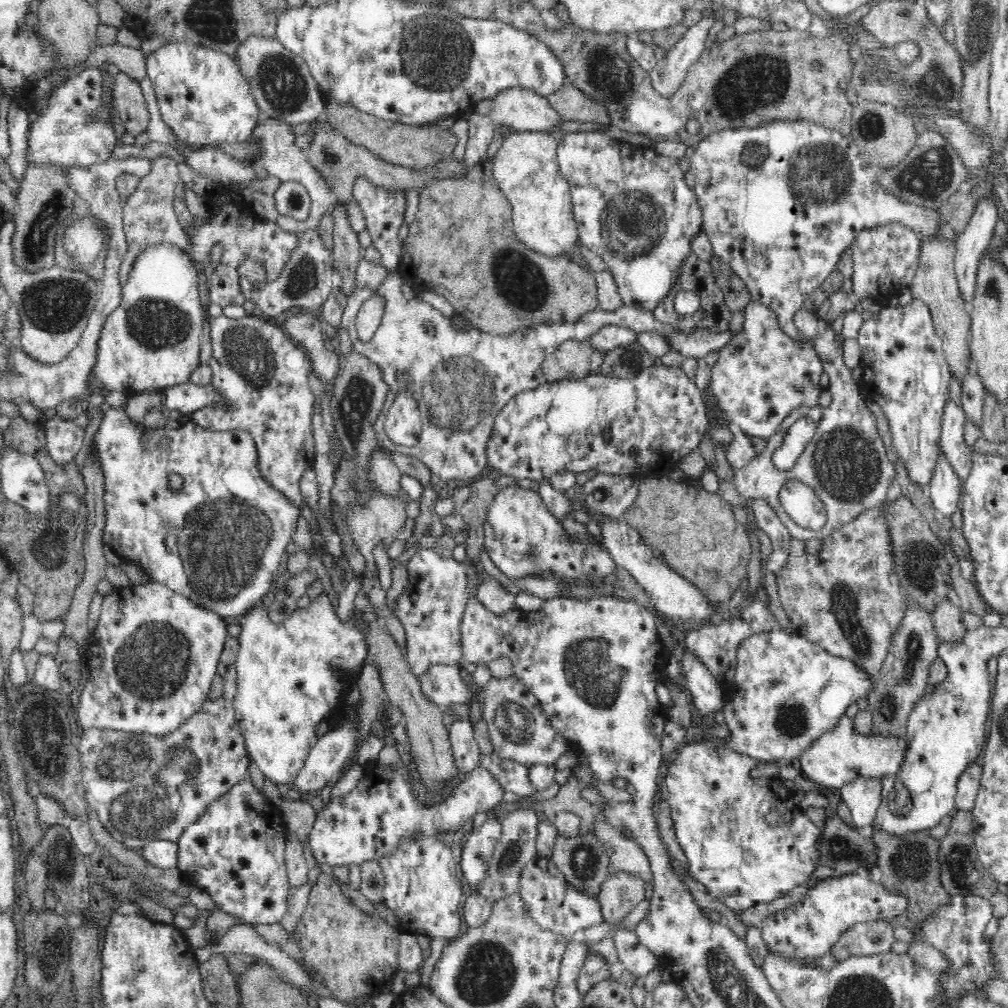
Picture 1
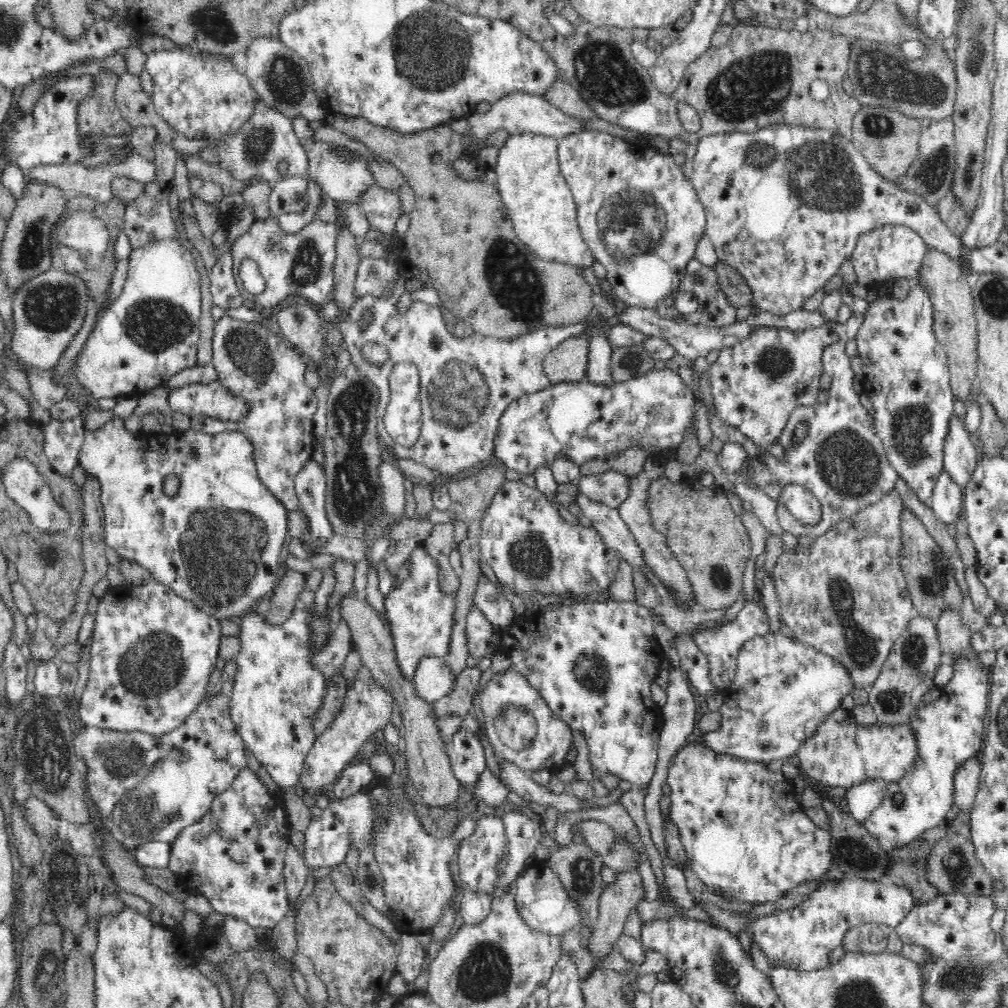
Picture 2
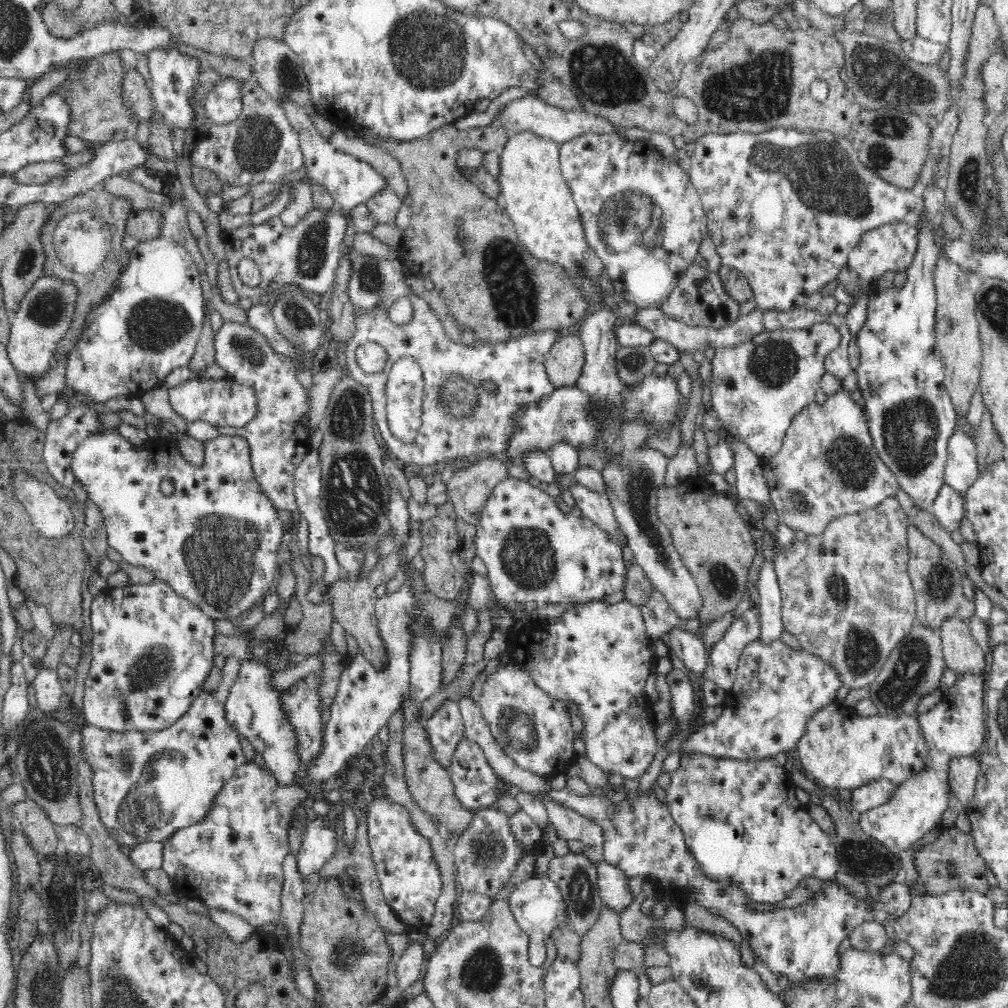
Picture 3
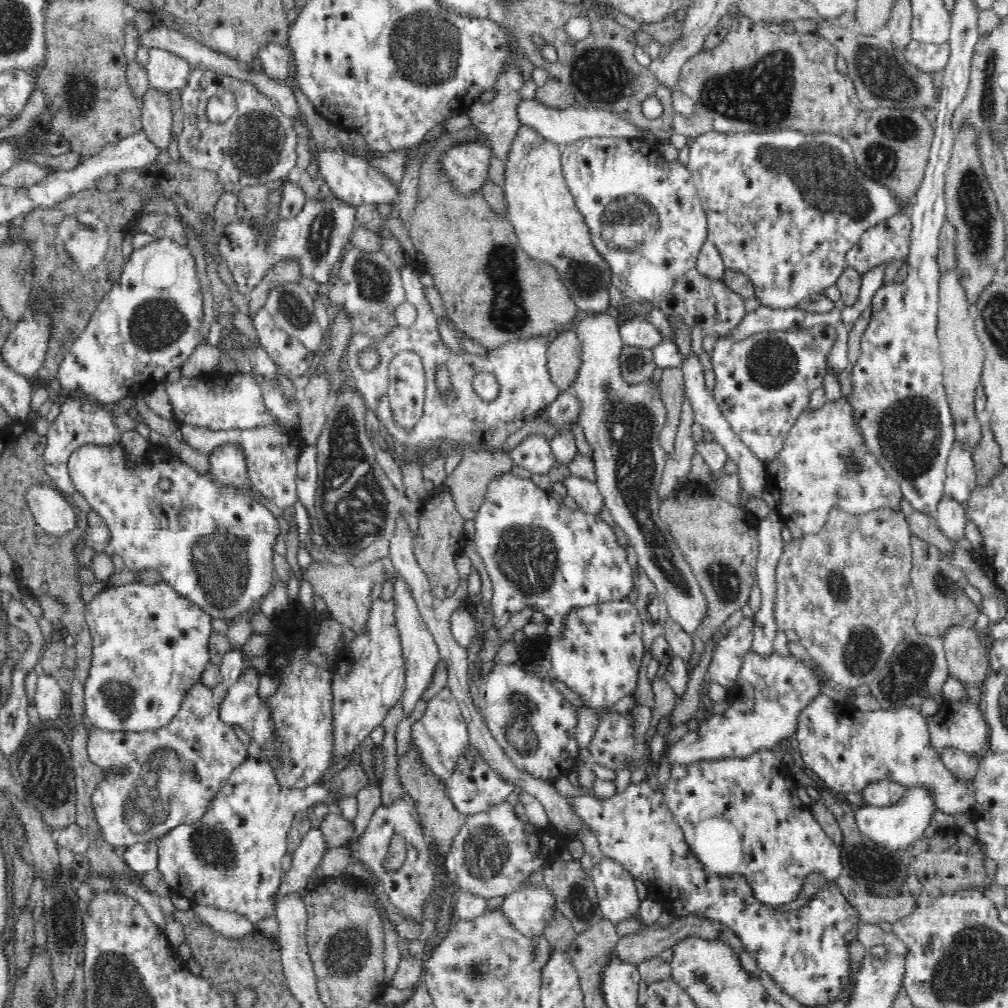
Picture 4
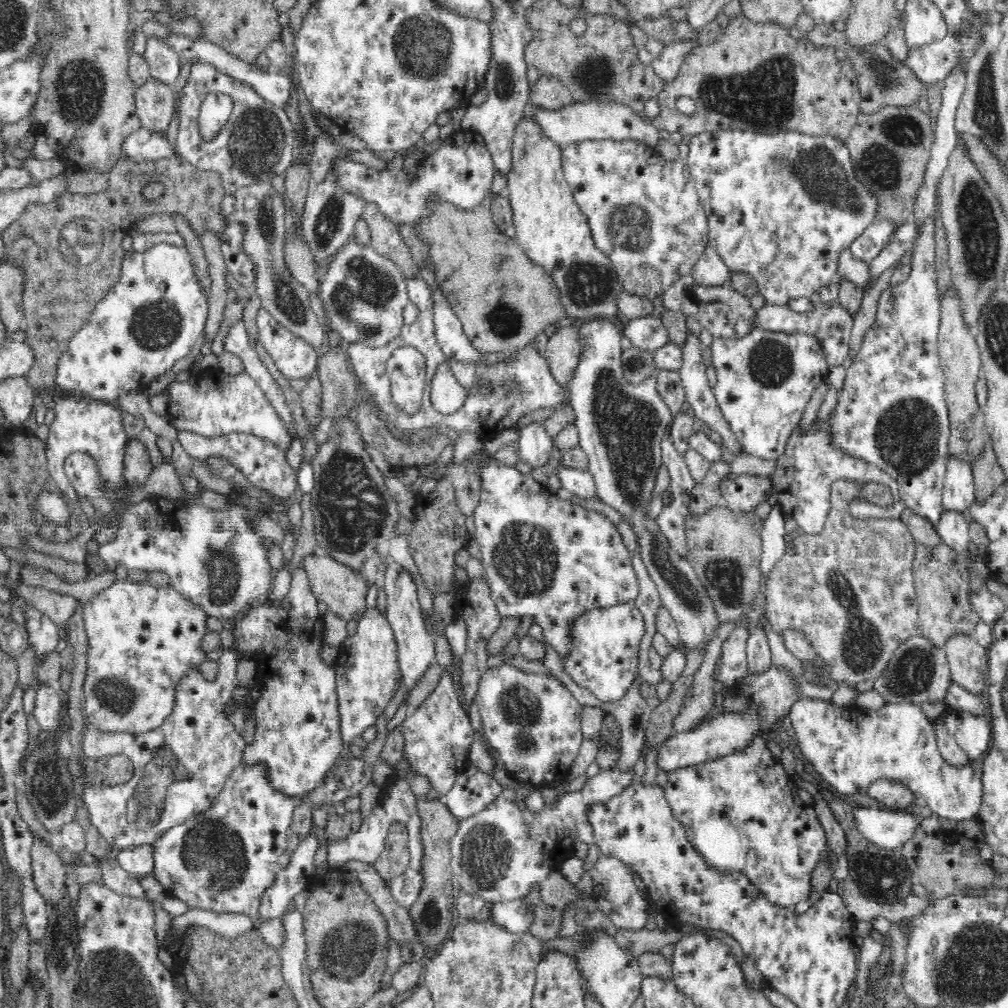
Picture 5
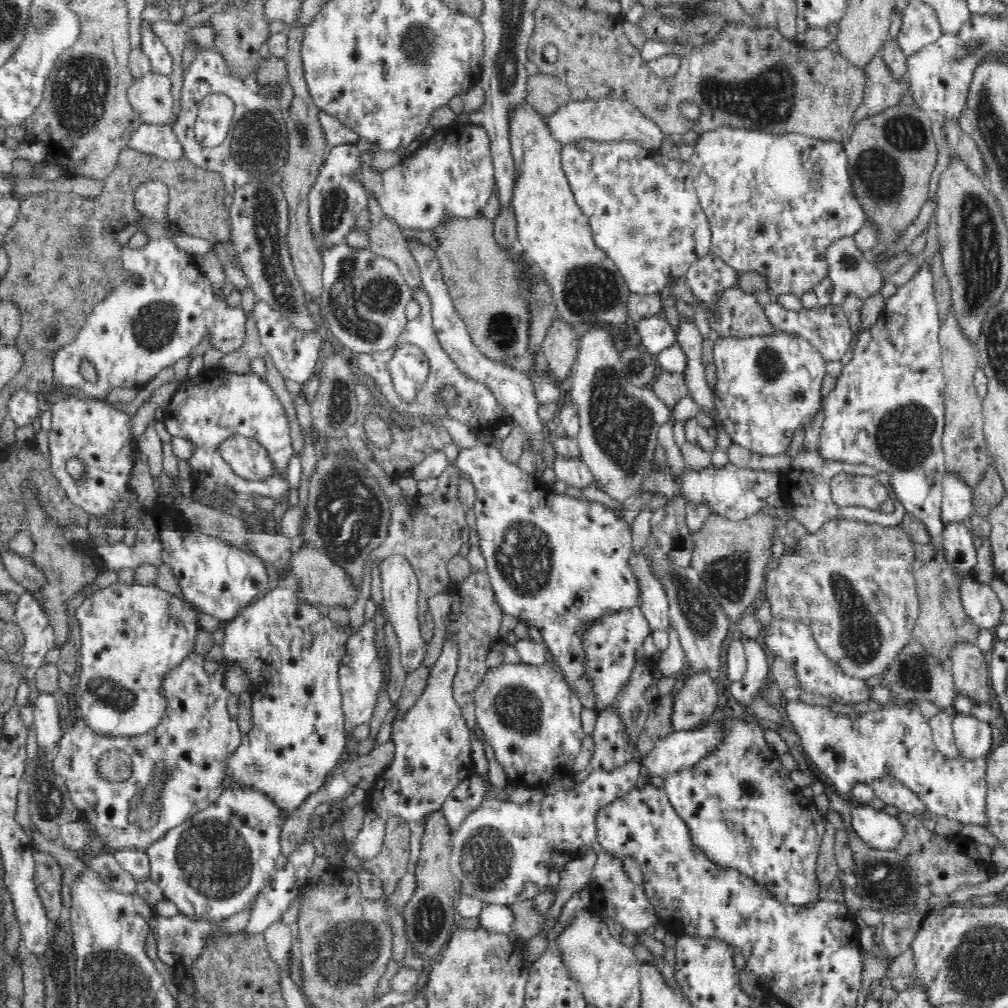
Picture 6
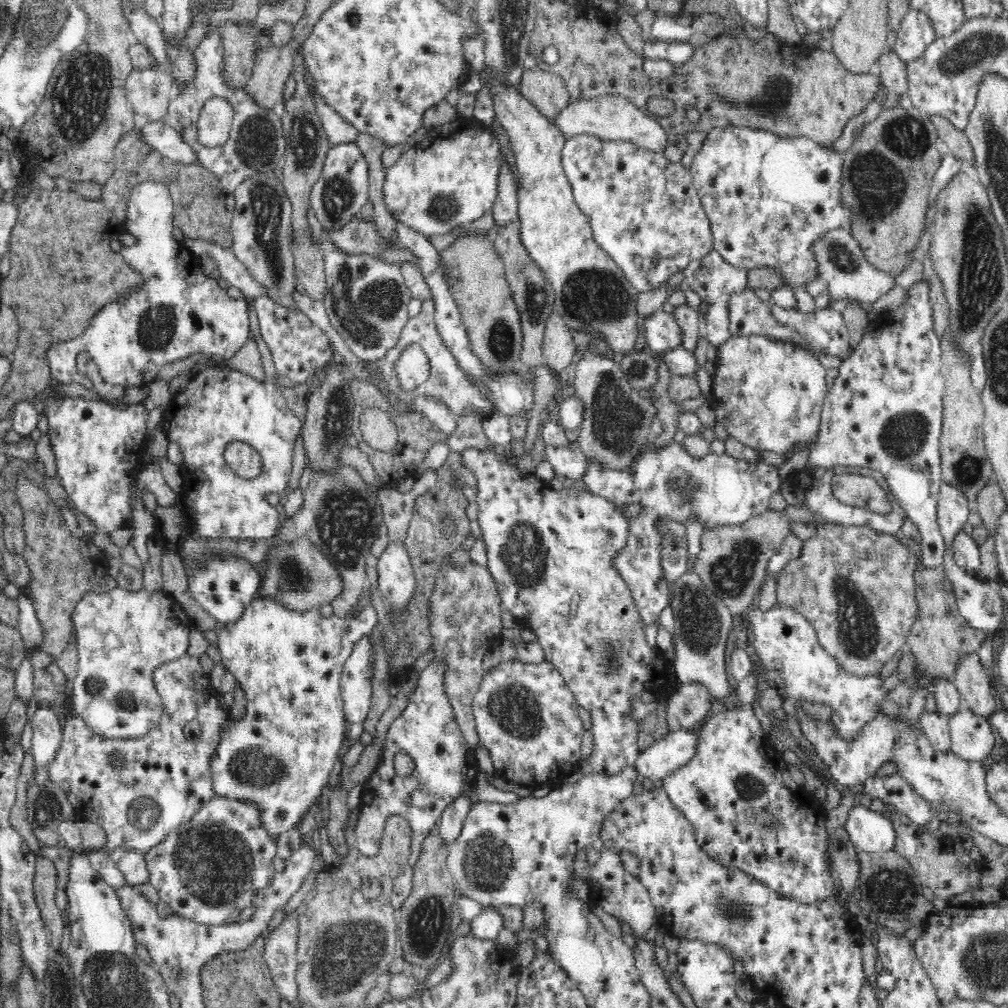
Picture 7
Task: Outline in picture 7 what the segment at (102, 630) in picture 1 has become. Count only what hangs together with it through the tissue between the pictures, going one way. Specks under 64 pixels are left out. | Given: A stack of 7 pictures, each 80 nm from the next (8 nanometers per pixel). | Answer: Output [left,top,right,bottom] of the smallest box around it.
[70,588,194,739]

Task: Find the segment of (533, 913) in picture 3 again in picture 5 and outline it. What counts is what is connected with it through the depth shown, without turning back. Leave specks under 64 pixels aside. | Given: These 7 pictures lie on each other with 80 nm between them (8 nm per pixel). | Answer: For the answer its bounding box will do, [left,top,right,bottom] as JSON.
[489,899,531,933]

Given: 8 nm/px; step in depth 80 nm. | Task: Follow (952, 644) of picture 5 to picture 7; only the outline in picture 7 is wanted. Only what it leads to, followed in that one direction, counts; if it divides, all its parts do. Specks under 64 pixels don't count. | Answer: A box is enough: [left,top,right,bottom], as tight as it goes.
[953,654,1001,719]

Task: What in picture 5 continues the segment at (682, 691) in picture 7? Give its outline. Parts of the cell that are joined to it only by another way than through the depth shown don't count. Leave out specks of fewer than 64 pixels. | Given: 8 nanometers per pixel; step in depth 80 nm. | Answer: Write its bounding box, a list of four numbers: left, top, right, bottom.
[673,622,735,733]

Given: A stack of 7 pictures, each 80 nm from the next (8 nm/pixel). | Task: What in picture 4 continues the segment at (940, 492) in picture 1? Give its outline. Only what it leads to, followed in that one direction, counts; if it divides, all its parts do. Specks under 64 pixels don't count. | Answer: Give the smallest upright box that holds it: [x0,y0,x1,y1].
[935,496,966,545]

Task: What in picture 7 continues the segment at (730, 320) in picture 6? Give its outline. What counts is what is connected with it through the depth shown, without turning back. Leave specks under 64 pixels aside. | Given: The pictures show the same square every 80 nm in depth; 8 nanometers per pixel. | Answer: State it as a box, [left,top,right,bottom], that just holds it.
[730,289,816,354]

